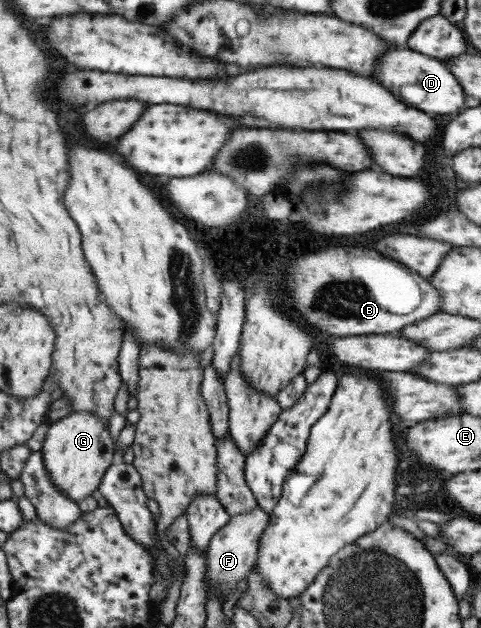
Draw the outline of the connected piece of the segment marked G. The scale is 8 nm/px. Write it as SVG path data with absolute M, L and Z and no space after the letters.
M76 411L51 424L41 452L53 484L77 503L98 496L103 477L115 457L114 447L107 421L93 413Z

